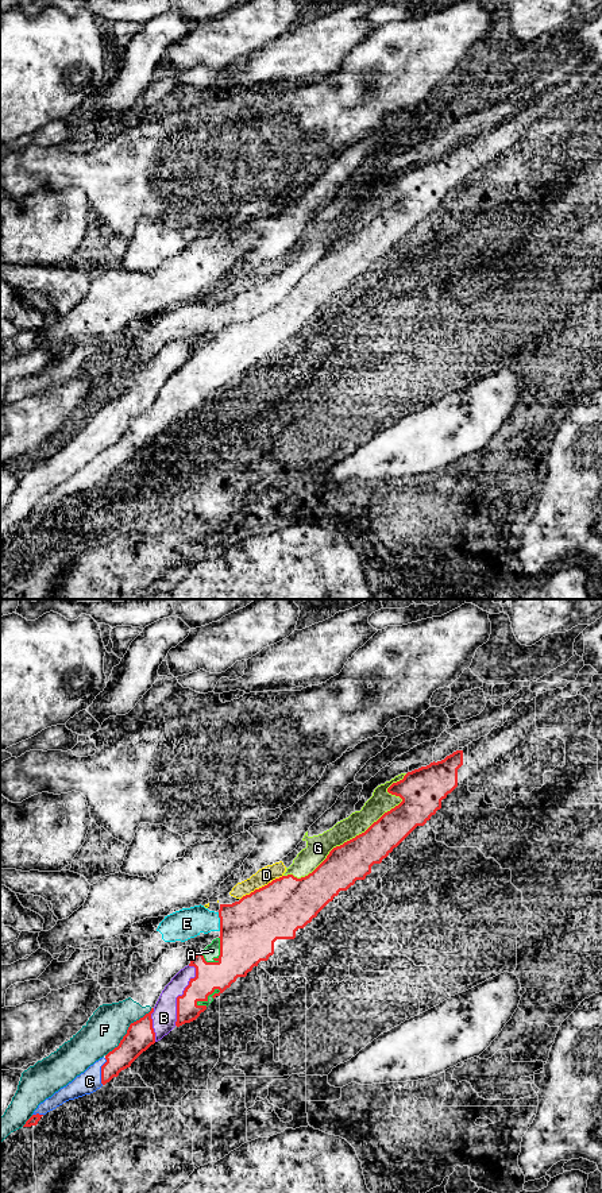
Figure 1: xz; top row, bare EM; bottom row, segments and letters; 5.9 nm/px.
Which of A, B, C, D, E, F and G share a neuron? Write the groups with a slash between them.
A B C / D F / E G

